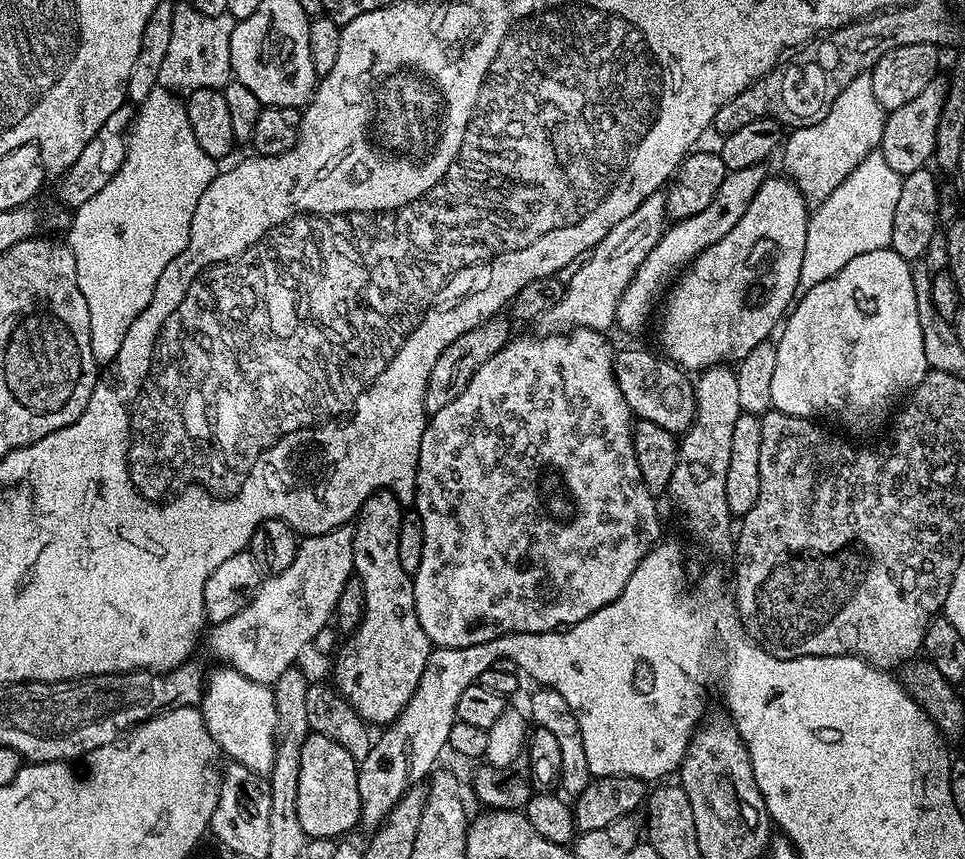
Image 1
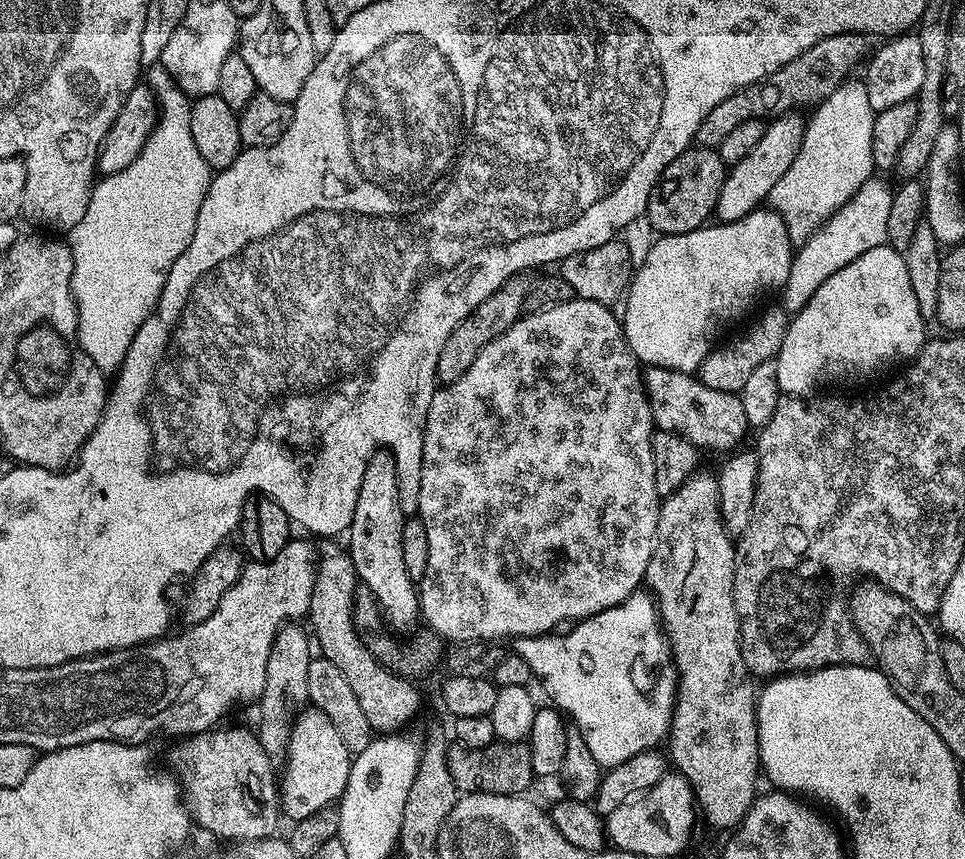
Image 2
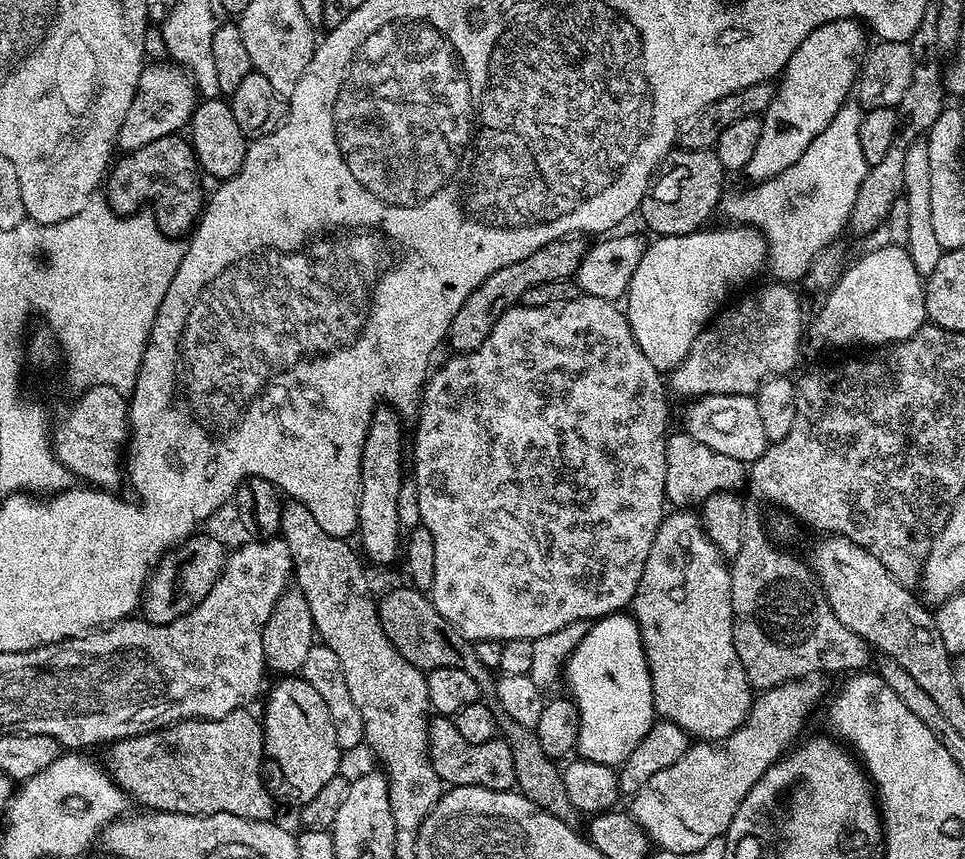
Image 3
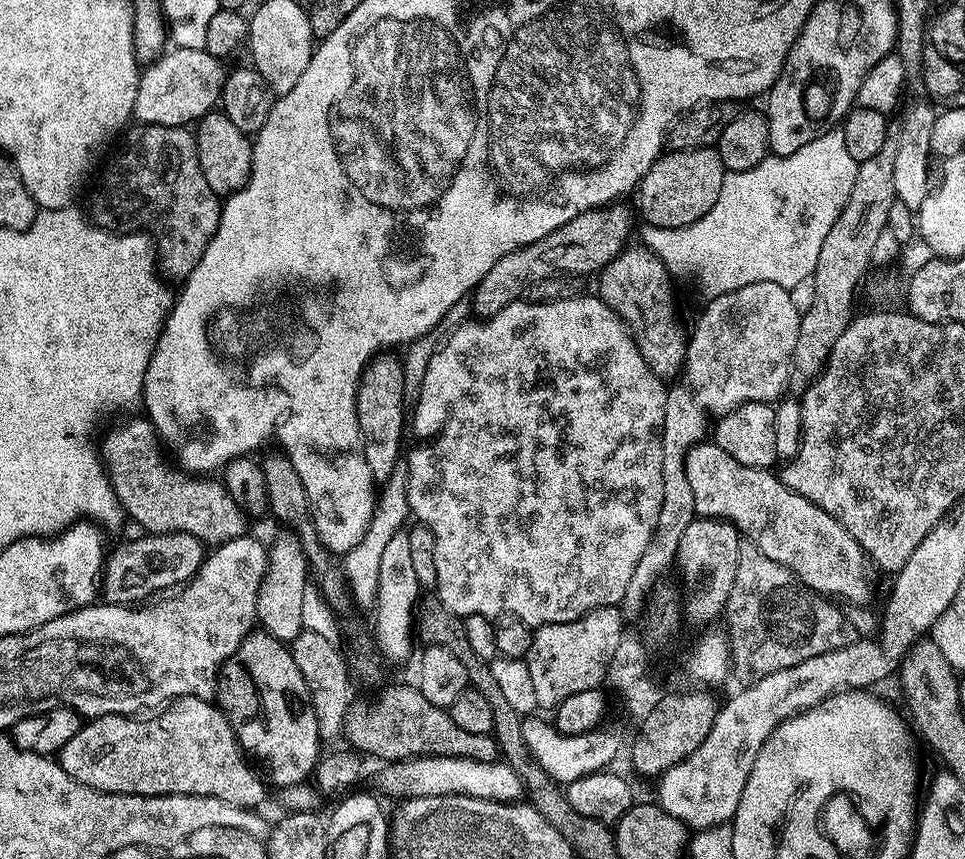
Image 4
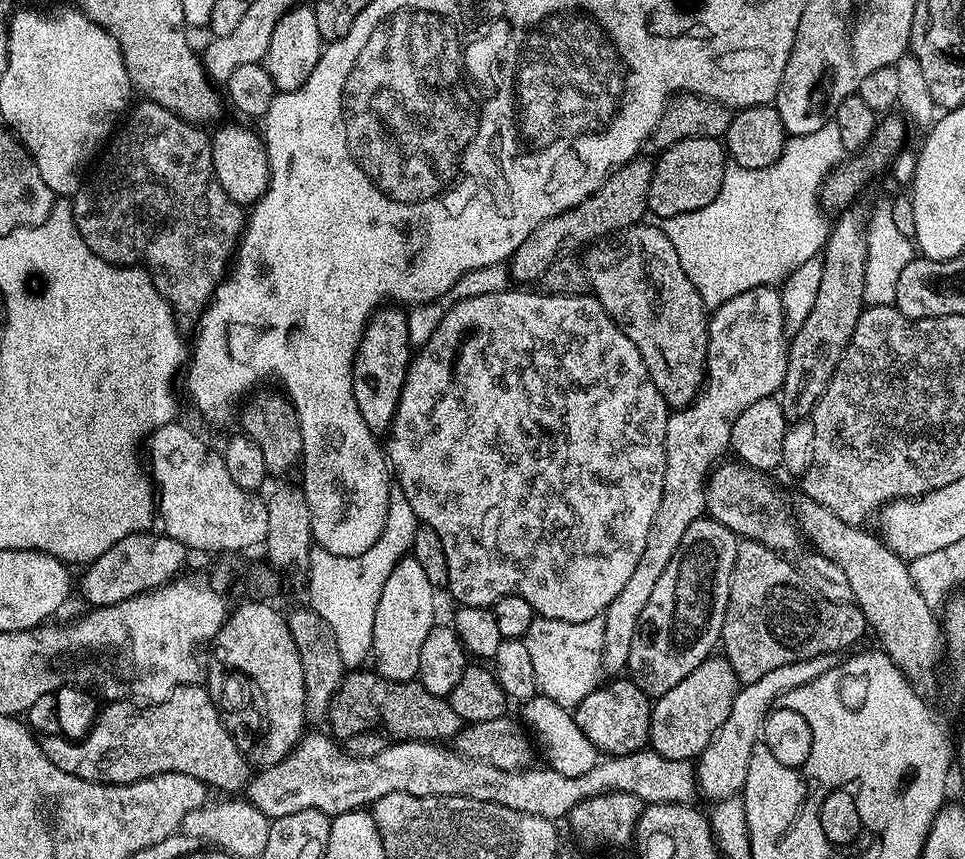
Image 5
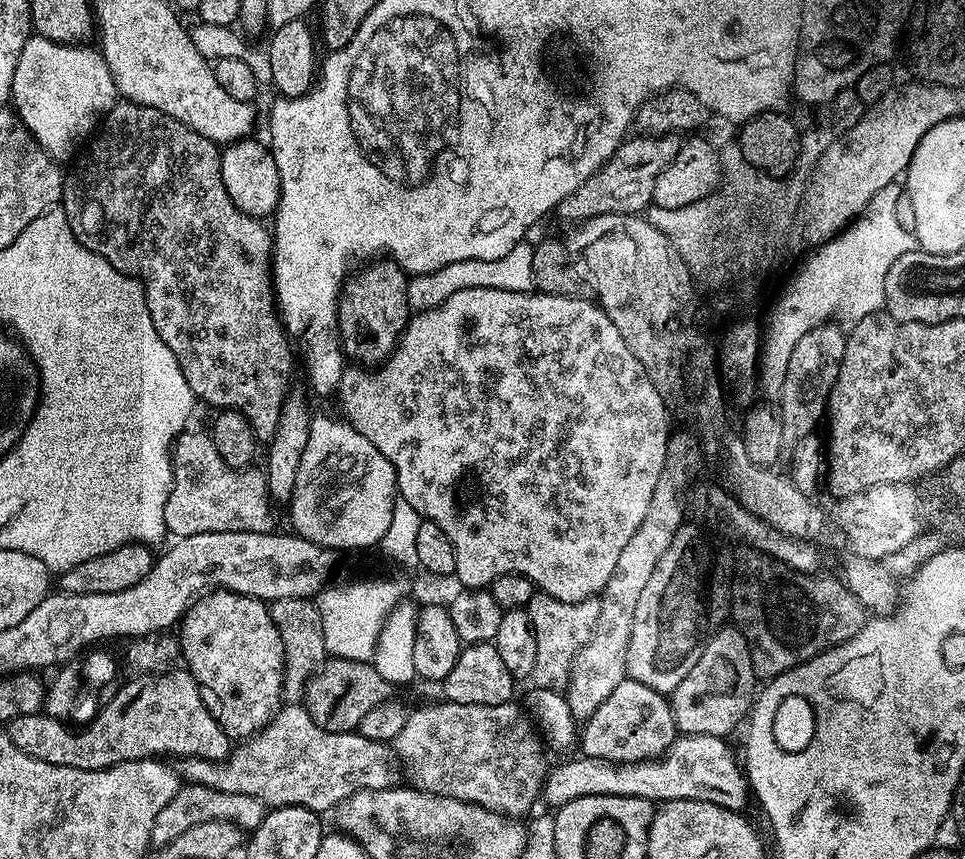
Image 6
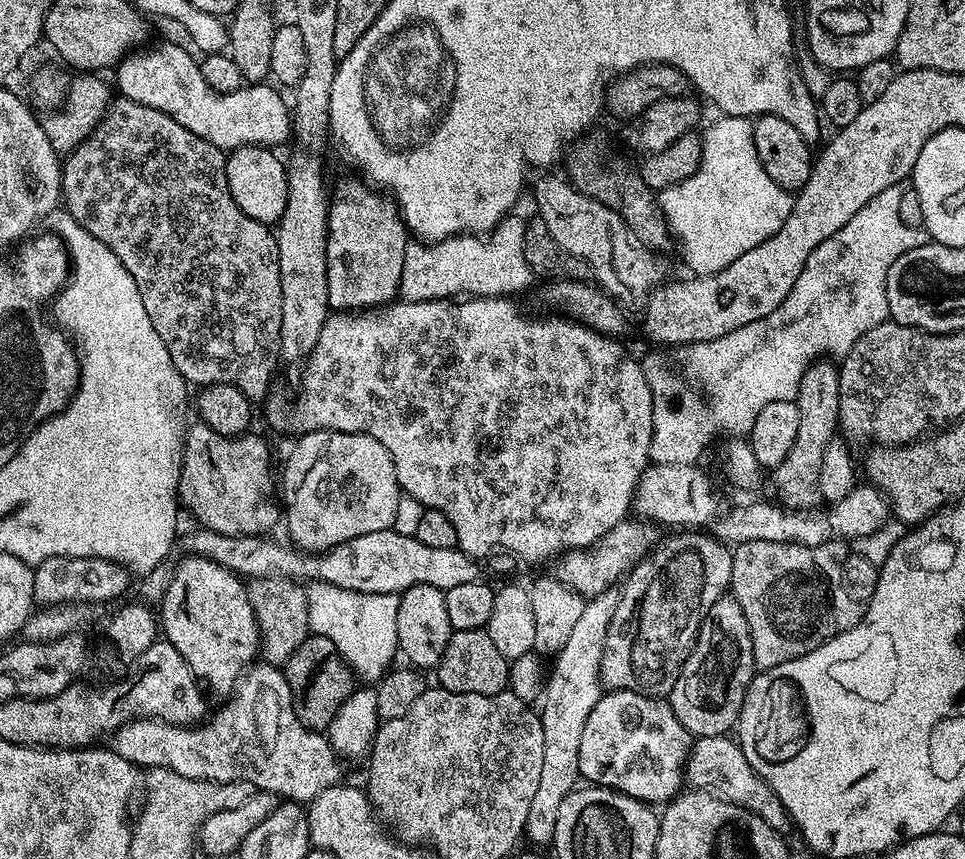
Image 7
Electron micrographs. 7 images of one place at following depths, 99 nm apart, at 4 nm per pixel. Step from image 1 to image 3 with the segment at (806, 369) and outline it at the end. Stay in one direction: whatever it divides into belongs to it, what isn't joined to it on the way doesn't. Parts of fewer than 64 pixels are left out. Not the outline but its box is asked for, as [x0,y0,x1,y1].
[812,246,928,348]

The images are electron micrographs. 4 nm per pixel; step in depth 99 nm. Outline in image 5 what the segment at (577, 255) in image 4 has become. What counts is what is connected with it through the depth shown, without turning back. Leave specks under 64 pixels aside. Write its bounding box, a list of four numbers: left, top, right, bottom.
[506,159,654,281]

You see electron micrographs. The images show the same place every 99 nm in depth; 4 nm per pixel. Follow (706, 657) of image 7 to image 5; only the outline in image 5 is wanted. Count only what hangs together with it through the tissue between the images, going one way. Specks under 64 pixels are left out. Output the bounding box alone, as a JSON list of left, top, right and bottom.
[648,654,738,761]

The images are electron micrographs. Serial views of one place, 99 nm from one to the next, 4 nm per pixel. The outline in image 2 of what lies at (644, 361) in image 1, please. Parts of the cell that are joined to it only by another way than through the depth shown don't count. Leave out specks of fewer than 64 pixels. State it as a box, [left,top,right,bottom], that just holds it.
[643,366,750,453]

